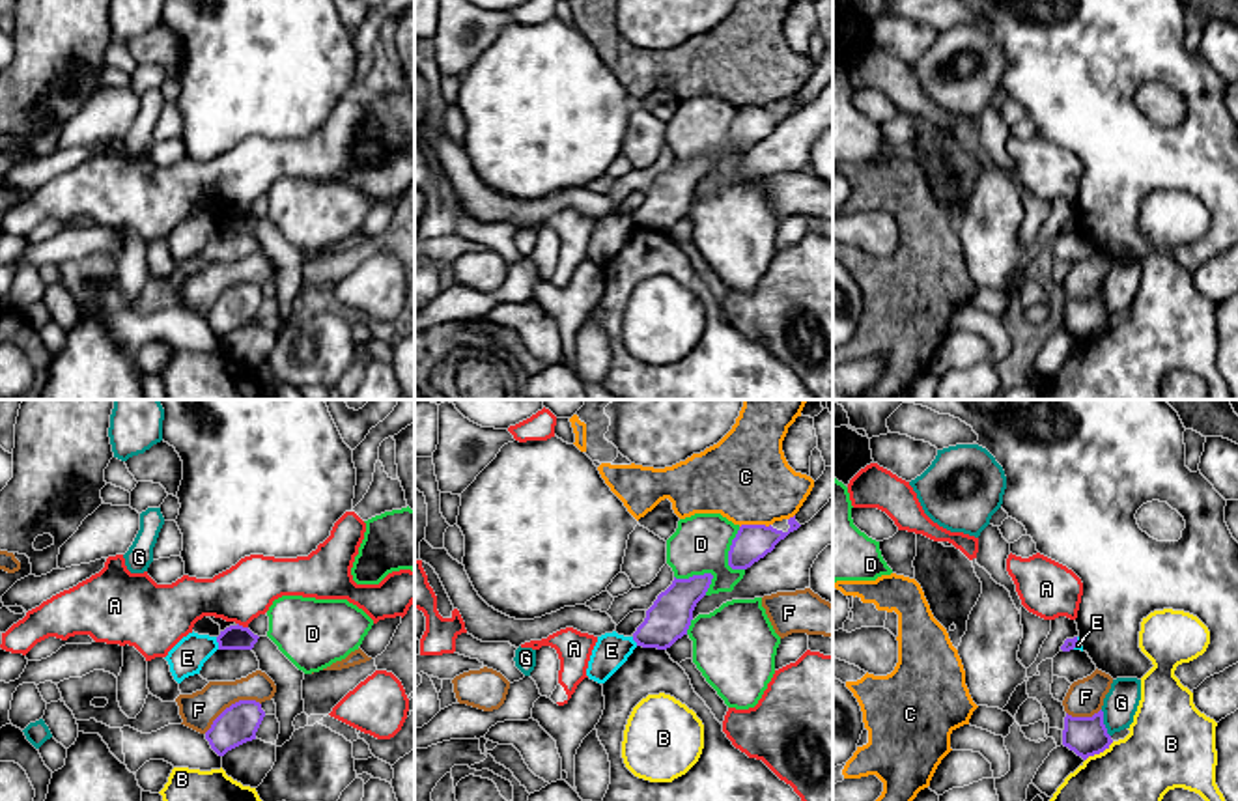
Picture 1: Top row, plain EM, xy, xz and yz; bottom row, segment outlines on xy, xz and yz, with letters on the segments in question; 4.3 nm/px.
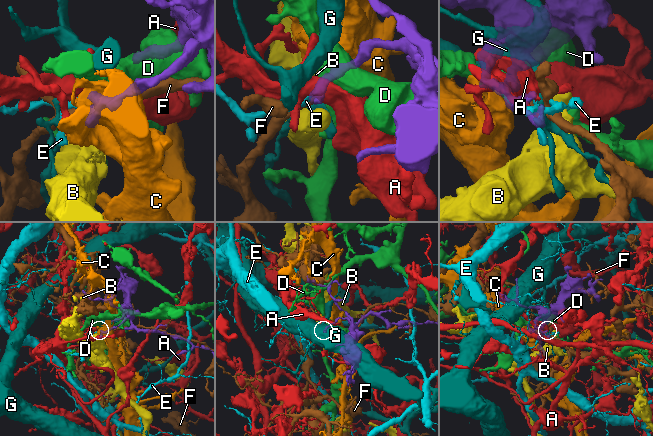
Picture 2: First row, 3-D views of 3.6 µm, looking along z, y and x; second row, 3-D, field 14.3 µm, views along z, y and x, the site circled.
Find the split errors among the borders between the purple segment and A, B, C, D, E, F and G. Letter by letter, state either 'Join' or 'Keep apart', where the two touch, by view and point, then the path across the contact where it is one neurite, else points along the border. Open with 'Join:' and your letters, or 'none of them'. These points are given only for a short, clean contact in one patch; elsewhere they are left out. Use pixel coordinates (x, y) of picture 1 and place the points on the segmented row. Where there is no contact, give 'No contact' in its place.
Join: none of them
A: Keep apart. Touches purple at xy (241, 626)
B: Keep apart. Touches purple at yz (1098, 753). Boundary: yz (1113, 742), (1085, 760)
C: Keep apart. Touches purple at xz (755, 525)
D: Keep apart. Touches purple at xz (695, 576)
E: Keep apart. Touches purple at xy (217, 641). Boundary: xy (215, 637), (219, 648)
F: Keep apart. Touches purple at xy (232, 704)
G: Keep apart. Touches purple at yz (1102, 723). Boundary: yz (1100, 710), (1110, 736)

